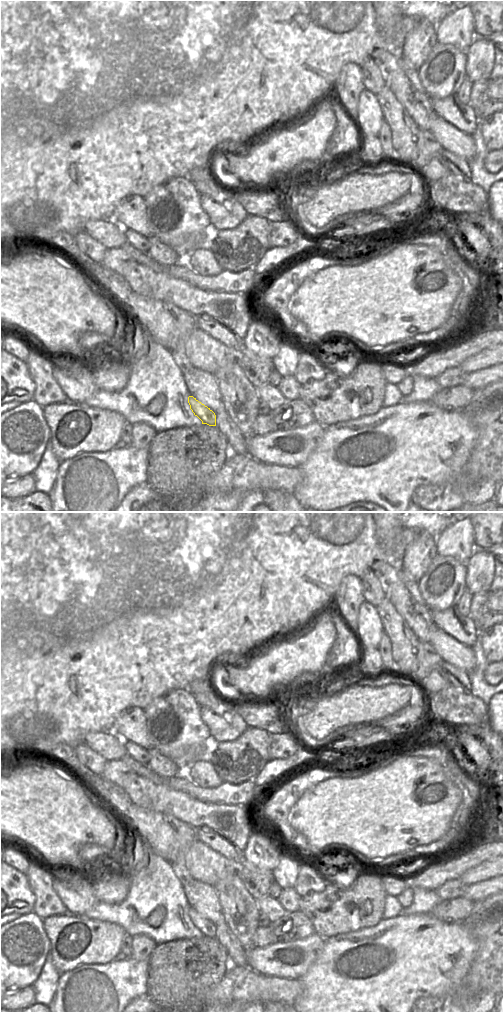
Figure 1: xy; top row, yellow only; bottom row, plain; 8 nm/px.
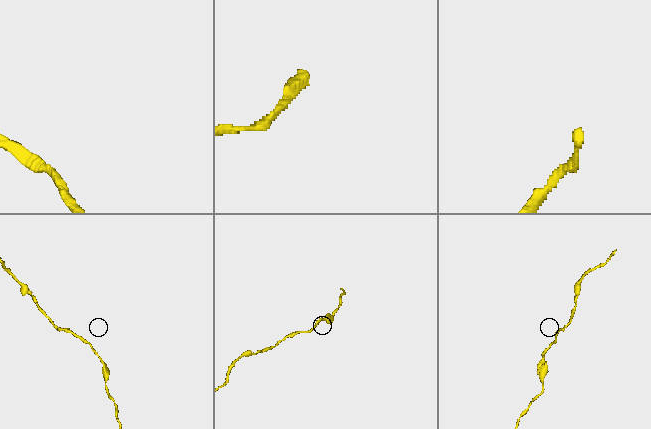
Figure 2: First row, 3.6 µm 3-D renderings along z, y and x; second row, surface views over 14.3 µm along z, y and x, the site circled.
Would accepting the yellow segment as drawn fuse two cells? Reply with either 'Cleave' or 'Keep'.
Keep

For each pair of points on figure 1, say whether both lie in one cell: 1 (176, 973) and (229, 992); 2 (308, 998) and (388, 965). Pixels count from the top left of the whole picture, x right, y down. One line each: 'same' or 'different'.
1: different
2: same

